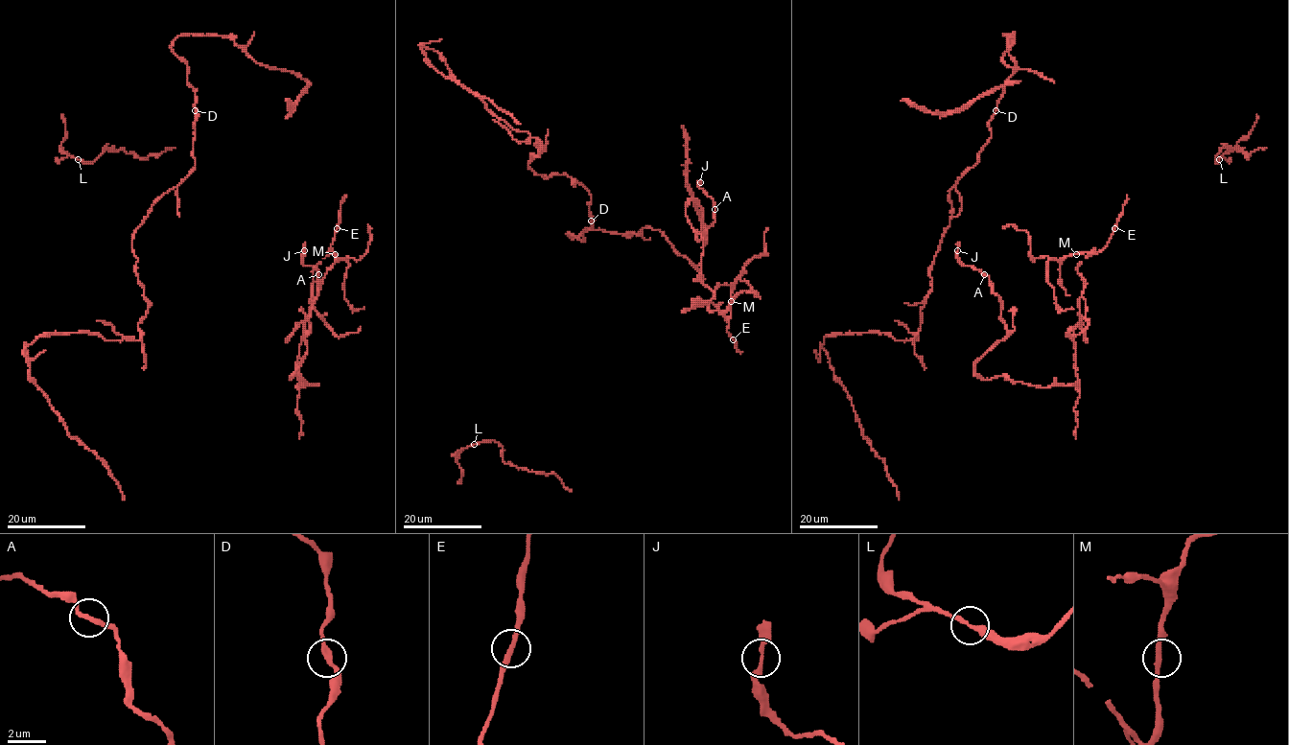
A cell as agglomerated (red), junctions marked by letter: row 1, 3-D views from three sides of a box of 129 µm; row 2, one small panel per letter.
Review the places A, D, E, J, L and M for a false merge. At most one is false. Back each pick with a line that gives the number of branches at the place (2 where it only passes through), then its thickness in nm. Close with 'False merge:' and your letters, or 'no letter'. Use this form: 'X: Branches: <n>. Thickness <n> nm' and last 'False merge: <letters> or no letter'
False merge: no letter

